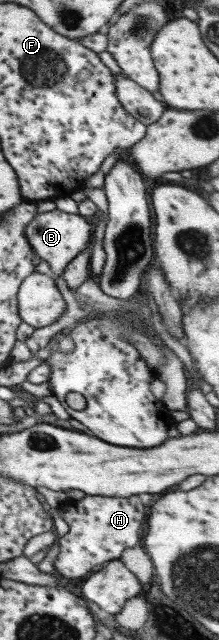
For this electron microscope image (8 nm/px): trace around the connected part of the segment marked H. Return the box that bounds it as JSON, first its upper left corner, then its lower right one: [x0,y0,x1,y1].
[52,495,144,580]

